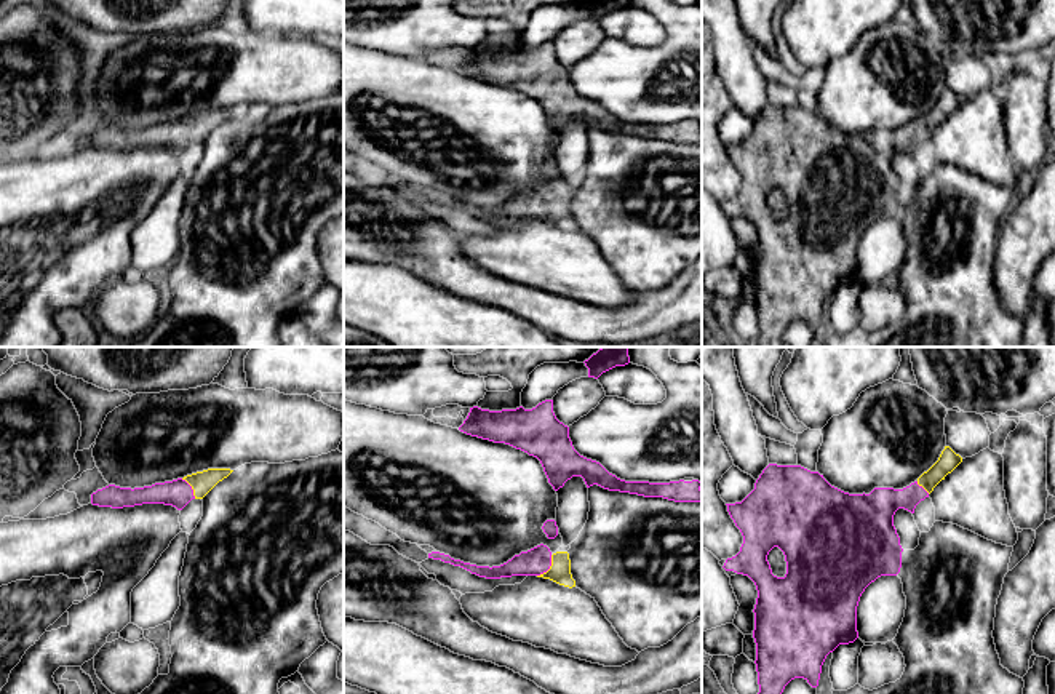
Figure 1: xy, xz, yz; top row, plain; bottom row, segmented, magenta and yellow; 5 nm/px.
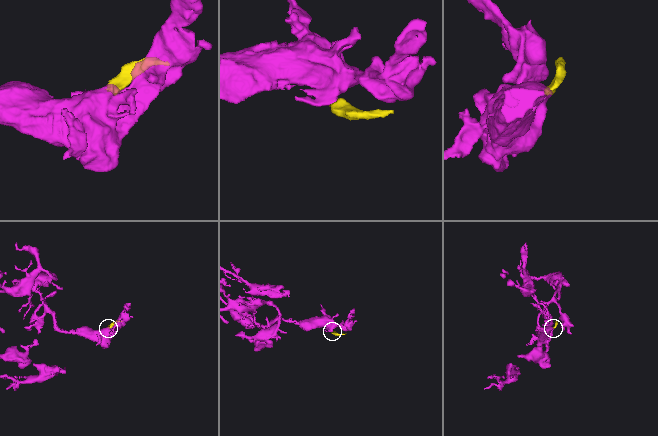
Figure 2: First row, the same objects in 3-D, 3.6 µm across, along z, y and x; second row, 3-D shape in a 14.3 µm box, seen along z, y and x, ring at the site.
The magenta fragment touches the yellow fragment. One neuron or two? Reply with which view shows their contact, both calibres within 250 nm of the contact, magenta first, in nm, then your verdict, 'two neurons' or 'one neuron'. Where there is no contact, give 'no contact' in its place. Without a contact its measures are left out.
contact in xz; calibres 140 and 110 nm; one neuron

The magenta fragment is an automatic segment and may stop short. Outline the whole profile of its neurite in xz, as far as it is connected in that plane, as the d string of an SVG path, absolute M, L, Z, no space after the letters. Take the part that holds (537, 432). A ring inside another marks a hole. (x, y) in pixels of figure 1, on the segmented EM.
M545 400L532 409L489 411L478 406L470 413L460 432L505 443L540 461L548 483L555 491L572 477L582 477L587 488L598 485L609 491L663 497L675 502L702 502L702 481L625 481L609 473L599 462L580 456L569 438L569 427L553 413L553 400Z

